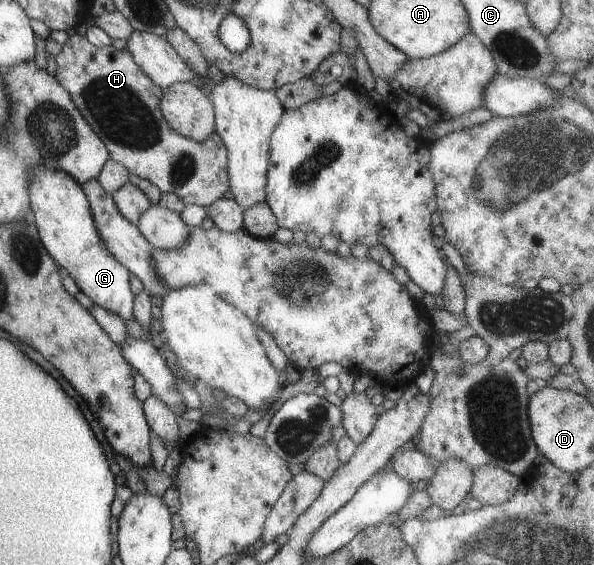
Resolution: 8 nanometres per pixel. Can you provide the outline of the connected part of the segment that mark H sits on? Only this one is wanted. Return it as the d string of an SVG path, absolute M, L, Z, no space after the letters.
M81 31L73 34L62 45L61 53L56 55L56 62L57 81L69 92L73 103L81 111L91 129L105 142L111 160L124 165L131 174L154 183L162 193L176 193L186 206L195 204L206 209L229 191L228 151L222 137L213 132L208 139L199 142L177 133L167 123L161 111L160 99L164 89L157 87L151 81L151 77L145 75L127 47L122 50L112 45L95 47L87 41Z

